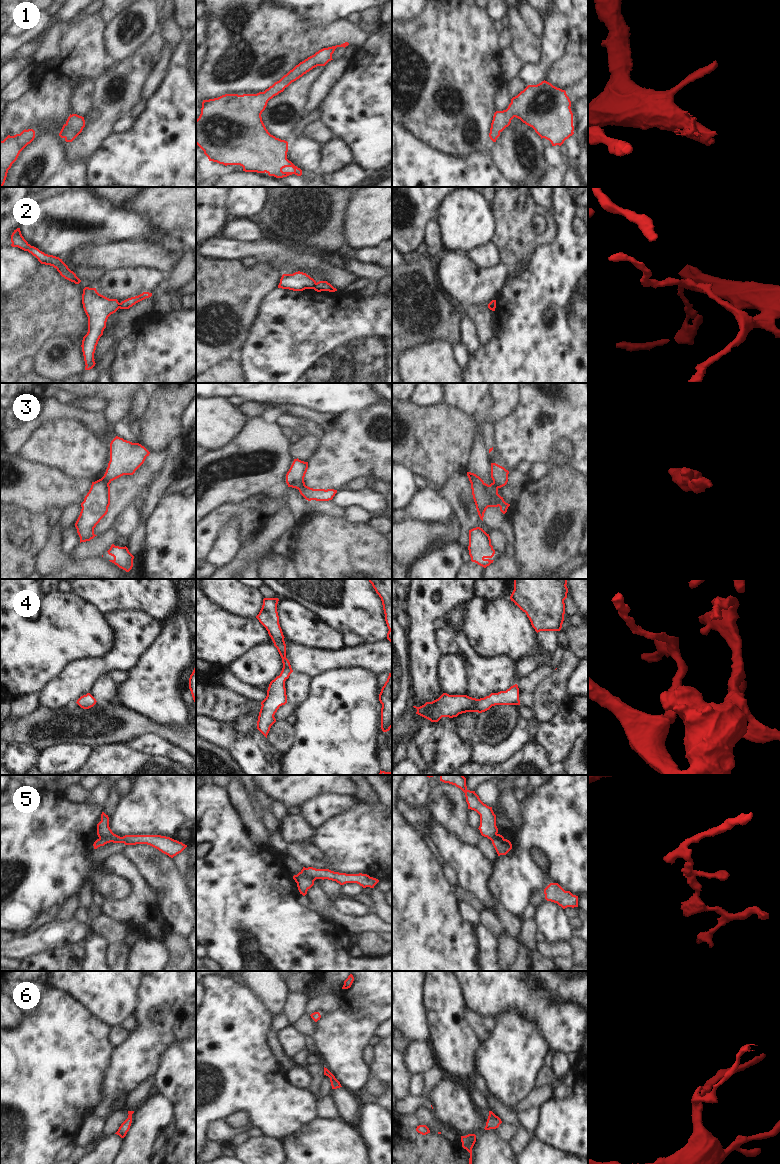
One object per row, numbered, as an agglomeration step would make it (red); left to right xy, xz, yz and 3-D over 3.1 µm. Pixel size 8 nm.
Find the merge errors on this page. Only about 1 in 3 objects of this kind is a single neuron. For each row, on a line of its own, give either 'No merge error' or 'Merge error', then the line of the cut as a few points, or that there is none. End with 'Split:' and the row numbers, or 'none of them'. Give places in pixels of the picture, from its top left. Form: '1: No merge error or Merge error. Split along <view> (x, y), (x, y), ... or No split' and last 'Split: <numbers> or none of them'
1: No merge error. No split
2: Merge error. Split along xz (316, 283), (313, 288)
3: Merge error. Split along xy (102, 477), (108, 484)
4: No merge error. No split
5: Merge error. Split along xz (297, 874), (314, 880)
6: No merge error. No split
Split: 2, 3, 5

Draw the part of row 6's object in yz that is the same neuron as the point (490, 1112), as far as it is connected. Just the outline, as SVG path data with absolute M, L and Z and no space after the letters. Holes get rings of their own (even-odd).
M489 1111L489 1116L486 1122L485 1130L496 1129L502 1123L501 1119L492 1111Z

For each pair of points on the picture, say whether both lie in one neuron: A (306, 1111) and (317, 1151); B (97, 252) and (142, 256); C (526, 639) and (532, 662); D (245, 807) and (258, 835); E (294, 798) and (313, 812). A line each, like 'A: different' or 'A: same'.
A: different
B: same
C: different
D: same
E: different

